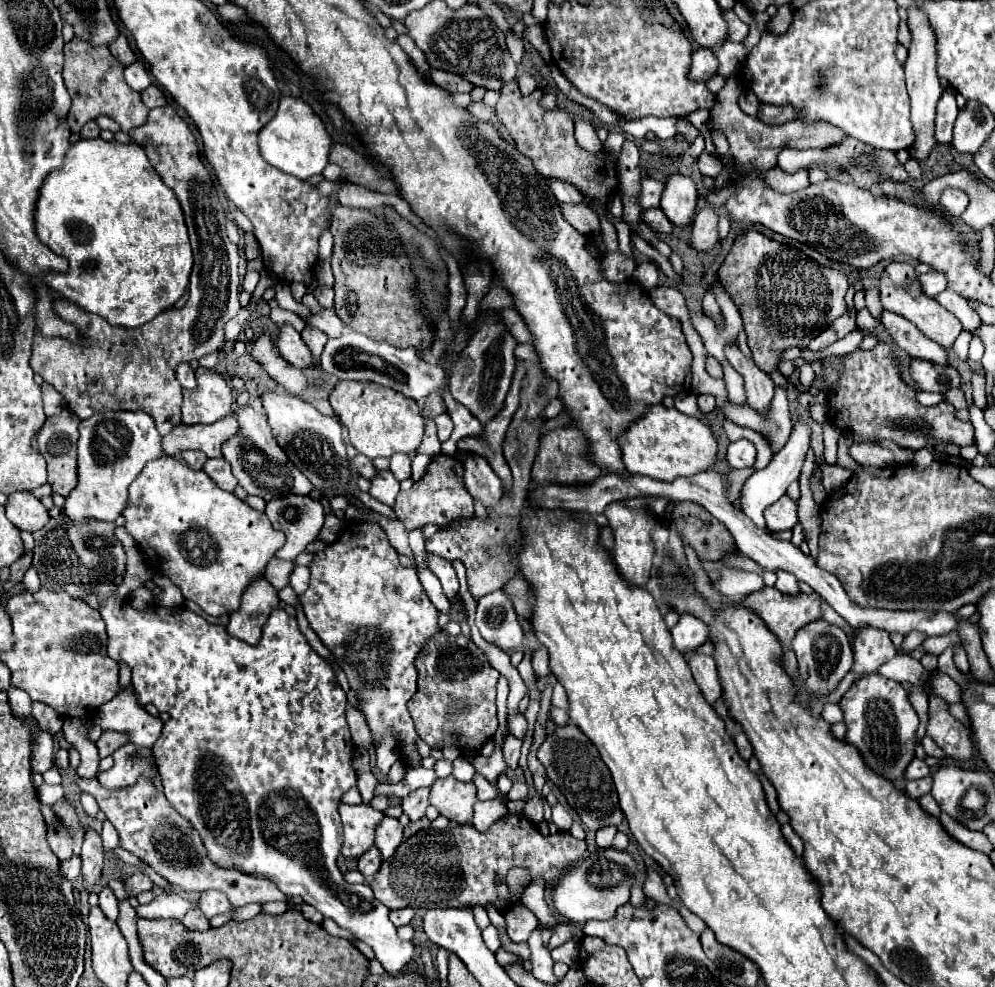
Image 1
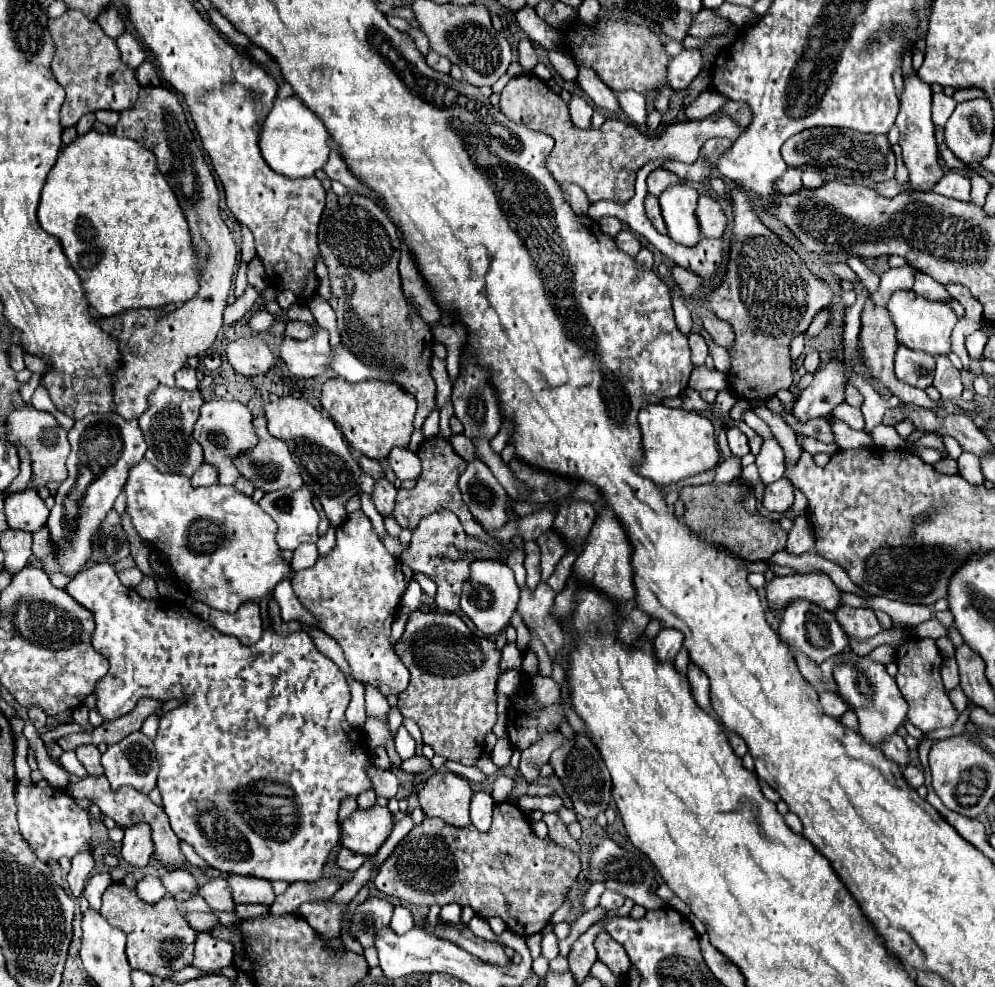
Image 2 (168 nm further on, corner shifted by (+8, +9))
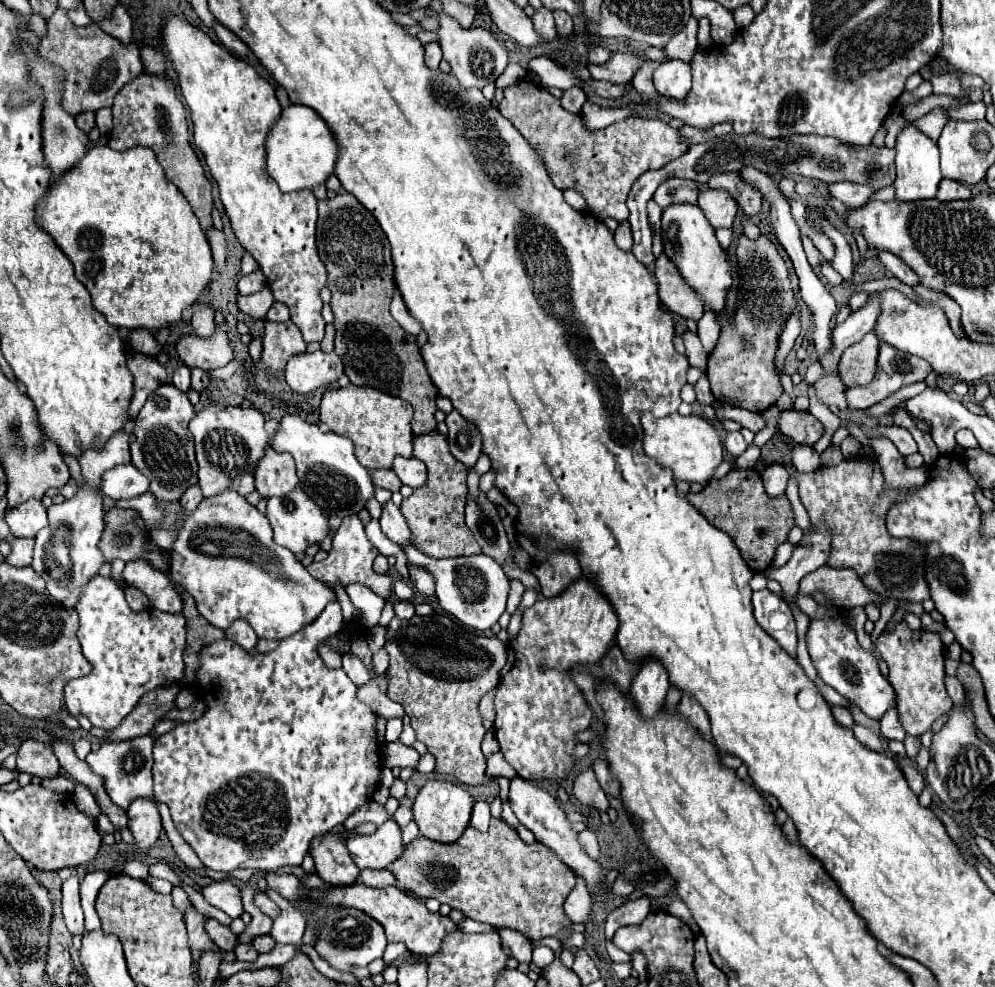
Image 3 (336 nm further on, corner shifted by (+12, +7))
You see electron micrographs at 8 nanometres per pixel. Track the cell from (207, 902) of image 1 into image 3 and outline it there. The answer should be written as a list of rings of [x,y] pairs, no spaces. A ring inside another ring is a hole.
[[[214,881],[202,889],[204,899],[216,907],[222,909],[232,919],[240,917],[242,913],[242,901],[240,901],[240,889],[230,881]]]

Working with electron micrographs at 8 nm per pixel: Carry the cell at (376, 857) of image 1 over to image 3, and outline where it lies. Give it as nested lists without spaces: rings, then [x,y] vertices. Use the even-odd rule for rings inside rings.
[[[322,835],[312,843],[310,853],[316,861],[316,873],[332,885],[352,885],[360,873],[340,835]]]

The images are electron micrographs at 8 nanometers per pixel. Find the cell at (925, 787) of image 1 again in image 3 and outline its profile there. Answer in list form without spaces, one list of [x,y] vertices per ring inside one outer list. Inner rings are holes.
[[[904,767],[902,773],[904,773],[910,789],[912,789],[916,795],[920,795],[920,791],[922,791],[922,787],[924,787],[924,777],[922,777],[922,773],[920,773],[916,767]]]

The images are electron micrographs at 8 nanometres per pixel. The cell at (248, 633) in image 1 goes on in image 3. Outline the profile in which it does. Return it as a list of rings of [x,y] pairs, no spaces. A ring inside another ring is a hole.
[[[238,619],[234,621],[226,631],[224,631],[226,639],[238,643],[242,649],[252,651],[258,643],[258,635],[254,633],[254,629],[250,627],[250,623],[246,623],[246,619]]]

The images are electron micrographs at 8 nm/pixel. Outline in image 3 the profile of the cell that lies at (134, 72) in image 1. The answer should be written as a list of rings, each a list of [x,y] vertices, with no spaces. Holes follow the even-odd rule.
[[[118,3],[118,7],[114,9],[110,19],[104,19],[100,25],[108,35],[112,35],[114,39],[118,39],[120,43],[128,45],[128,43],[136,43],[134,41],[134,33],[132,33],[132,19],[126,13],[126,7],[122,3]]]

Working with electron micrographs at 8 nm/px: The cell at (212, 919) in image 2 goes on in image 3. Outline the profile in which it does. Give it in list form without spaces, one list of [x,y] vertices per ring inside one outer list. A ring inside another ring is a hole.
[[[206,919],[204,929],[206,929],[208,937],[210,937],[218,947],[222,947],[224,951],[232,951],[232,949],[238,945],[238,943],[236,943],[236,935],[234,935],[228,927],[220,925],[216,919]]]

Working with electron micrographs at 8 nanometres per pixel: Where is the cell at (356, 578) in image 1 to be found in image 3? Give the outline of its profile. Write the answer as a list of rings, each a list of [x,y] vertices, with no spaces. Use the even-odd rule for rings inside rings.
[[[348,515],[348,517],[342,519],[342,525],[340,525],[340,529],[336,531],[336,535],[332,539],[332,549],[330,549],[328,557],[324,561],[320,561],[320,563],[312,563],[306,569],[316,579],[324,581],[330,589],[334,589],[336,583],[340,583],[342,587],[348,587],[350,583],[362,583],[368,589],[372,589],[376,595],[390,597],[394,581],[392,581],[390,575],[380,575],[380,573],[376,573],[372,569],[372,563],[374,563],[376,555],[378,555],[378,549],[368,541],[360,517],[358,515]]]

